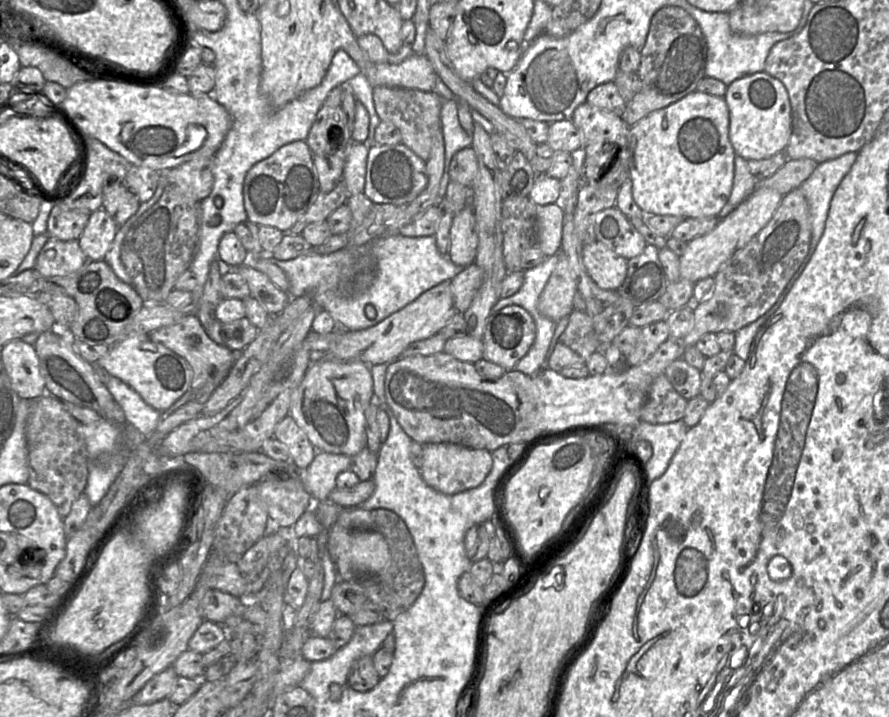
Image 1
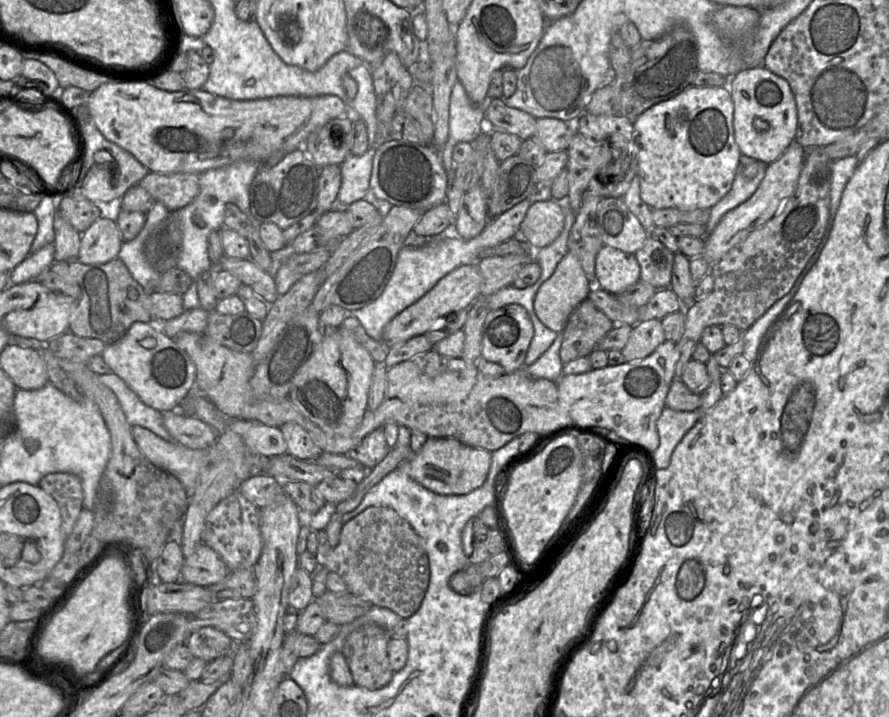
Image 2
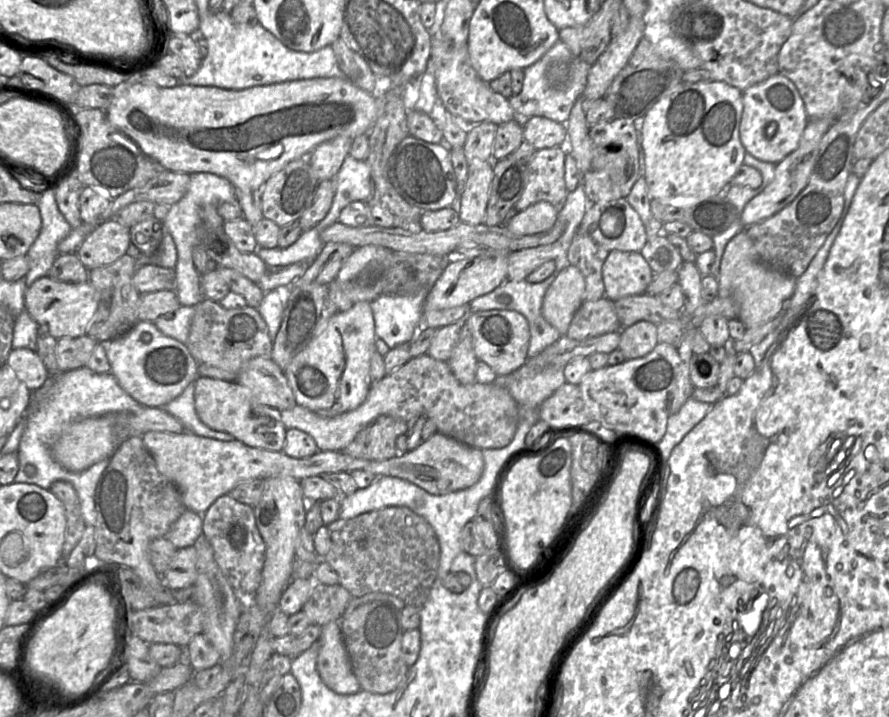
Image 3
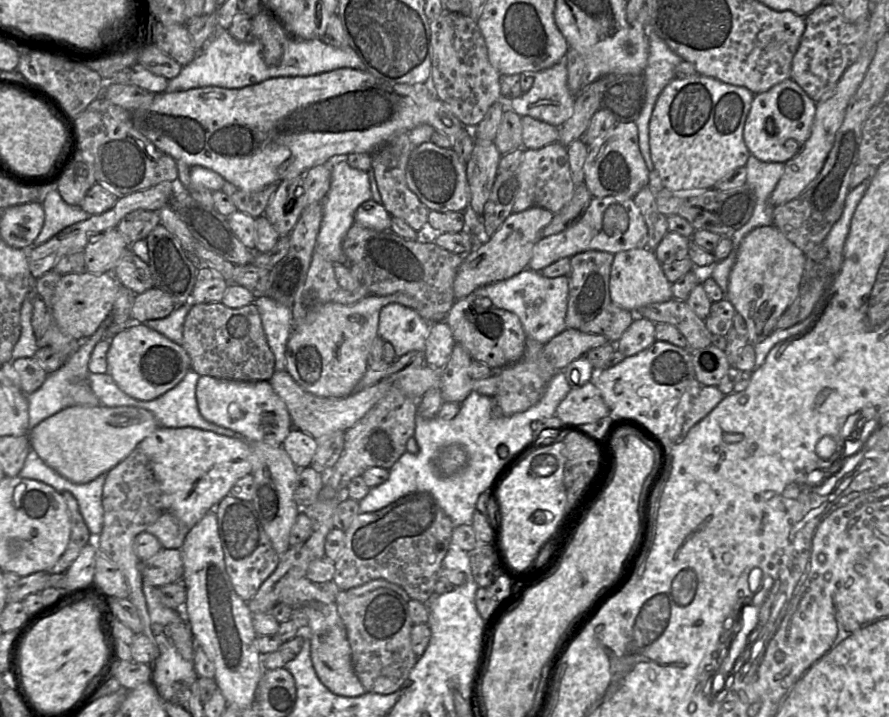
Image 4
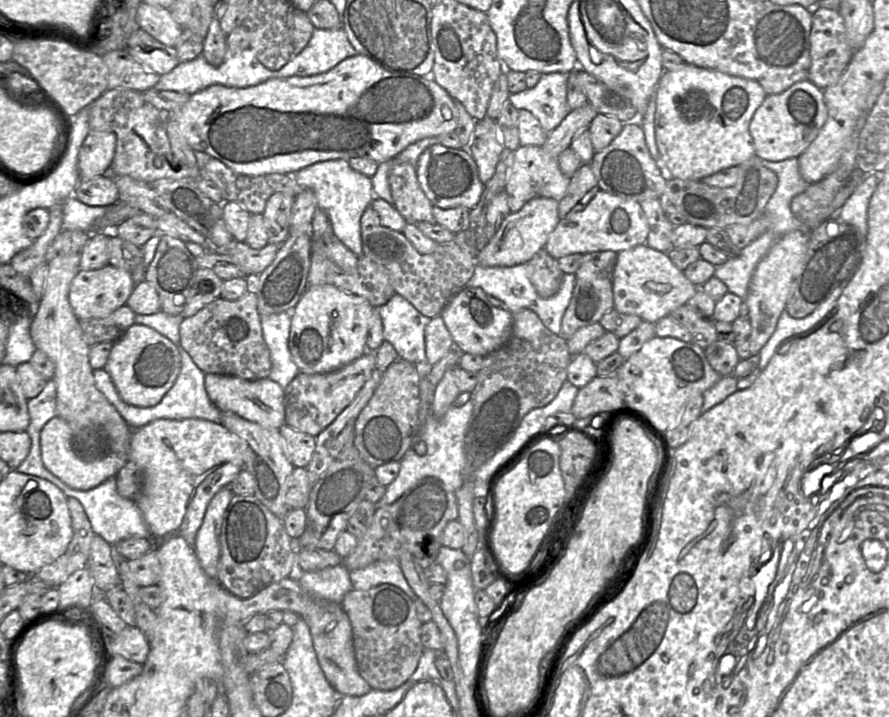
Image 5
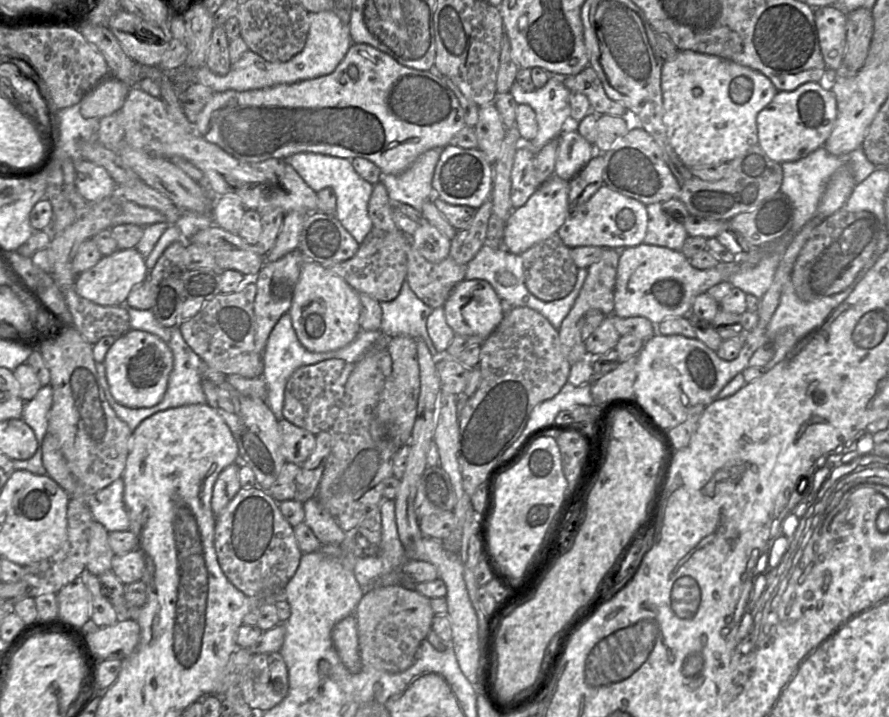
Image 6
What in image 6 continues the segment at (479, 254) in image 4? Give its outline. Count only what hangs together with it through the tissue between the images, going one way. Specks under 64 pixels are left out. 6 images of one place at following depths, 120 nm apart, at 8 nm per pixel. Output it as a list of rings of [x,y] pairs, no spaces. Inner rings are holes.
[[[555,174],[543,182],[523,206],[513,209],[509,215],[505,222],[502,247],[513,254],[522,254],[533,245],[557,233],[569,213],[569,188],[569,181]]]

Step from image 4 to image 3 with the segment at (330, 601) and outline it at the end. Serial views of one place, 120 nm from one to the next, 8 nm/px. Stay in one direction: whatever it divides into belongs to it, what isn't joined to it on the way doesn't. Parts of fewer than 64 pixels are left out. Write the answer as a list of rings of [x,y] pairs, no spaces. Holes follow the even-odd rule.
[[[339,621],[321,627],[317,669],[324,684],[333,692],[351,695],[362,688],[353,673]]]

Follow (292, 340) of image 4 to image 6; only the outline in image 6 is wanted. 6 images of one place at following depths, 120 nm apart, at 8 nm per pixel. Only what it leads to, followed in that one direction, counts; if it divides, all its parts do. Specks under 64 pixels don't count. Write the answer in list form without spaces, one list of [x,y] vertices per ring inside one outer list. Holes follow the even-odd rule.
[[[304,260],[288,311],[301,344],[312,352],[328,352],[351,343],[361,331],[359,293],[320,263]]]

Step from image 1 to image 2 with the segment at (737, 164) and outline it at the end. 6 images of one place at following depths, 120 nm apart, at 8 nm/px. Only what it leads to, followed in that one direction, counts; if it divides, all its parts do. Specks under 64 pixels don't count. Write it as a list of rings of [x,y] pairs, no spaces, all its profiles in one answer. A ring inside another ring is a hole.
[[[741,154],[731,189],[710,209],[706,235],[712,232],[726,213],[747,201],[755,193],[766,174],[766,169],[766,164]],[[751,164],[757,164],[758,172],[753,179],[747,179],[742,173],[742,168]]]

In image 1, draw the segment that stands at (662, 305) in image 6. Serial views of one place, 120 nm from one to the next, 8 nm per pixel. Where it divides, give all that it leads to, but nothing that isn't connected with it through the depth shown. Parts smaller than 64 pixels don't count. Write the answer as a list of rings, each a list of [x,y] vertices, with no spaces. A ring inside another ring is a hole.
[[[595,240],[583,246],[583,262],[592,280],[602,289],[617,290],[624,282],[628,259]]]

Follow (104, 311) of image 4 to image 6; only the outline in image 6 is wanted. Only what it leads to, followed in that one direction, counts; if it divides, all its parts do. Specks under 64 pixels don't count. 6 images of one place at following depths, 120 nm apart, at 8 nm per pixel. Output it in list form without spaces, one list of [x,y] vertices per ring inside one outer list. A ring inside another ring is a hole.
[[[135,248],[119,249],[109,256],[102,256],[93,267],[78,274],[74,288],[83,298],[103,306],[124,304],[129,293],[148,276],[146,259]]]

